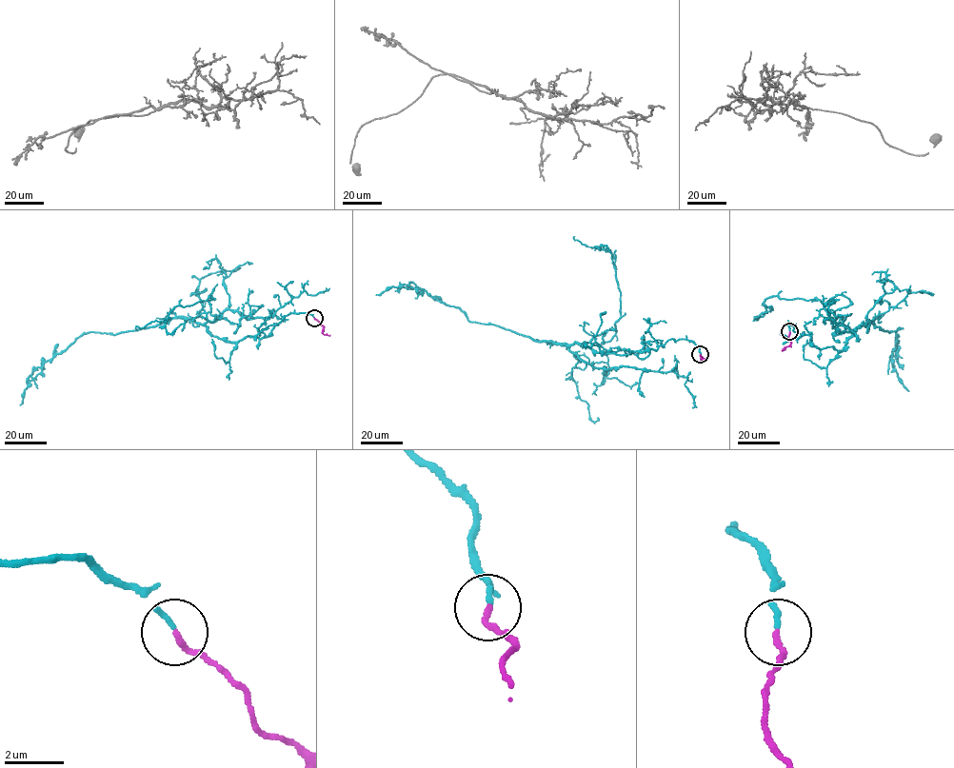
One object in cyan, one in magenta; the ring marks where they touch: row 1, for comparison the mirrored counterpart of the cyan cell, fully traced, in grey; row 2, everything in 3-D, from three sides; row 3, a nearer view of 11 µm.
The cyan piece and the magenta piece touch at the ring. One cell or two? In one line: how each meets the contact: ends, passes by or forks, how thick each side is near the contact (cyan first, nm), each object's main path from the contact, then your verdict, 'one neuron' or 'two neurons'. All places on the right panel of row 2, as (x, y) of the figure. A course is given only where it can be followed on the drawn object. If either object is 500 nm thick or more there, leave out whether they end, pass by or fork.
cyan ends there; magenta ends there; 170 nm thick on the cyan side, 190 nm on the other; cyan runs (789, 331), (786, 324), (838, 351), (861, 325), (903, 328), (892, 365), (908, 391); magenta runs (789, 331), (790, 344), (782, 350); one neuron

